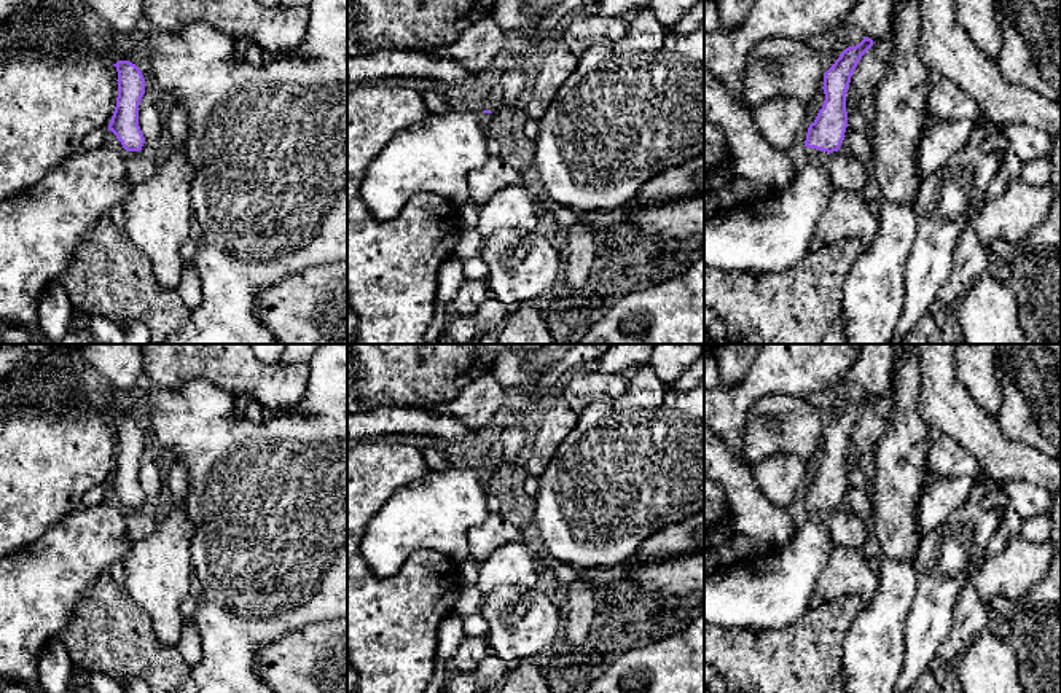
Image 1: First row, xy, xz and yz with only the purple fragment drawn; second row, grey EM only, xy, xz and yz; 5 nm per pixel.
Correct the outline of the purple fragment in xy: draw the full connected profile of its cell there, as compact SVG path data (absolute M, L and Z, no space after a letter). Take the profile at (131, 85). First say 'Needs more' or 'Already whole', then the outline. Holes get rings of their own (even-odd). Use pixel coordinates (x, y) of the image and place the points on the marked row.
Already whole. M118 61L113 65L118 72L118 97L108 131L116 135L126 151L140 151L145 137L139 126L139 105L145 94L145 78L129 61Z

